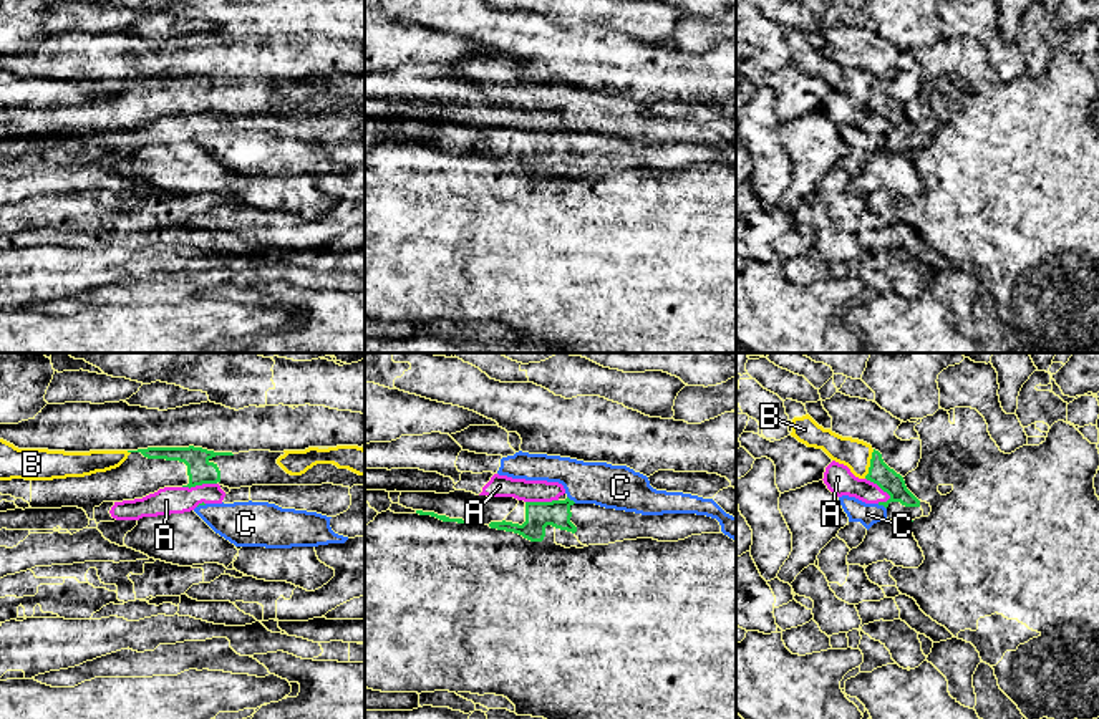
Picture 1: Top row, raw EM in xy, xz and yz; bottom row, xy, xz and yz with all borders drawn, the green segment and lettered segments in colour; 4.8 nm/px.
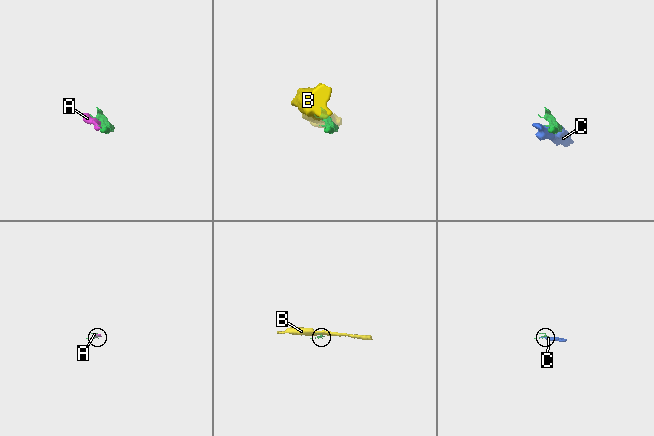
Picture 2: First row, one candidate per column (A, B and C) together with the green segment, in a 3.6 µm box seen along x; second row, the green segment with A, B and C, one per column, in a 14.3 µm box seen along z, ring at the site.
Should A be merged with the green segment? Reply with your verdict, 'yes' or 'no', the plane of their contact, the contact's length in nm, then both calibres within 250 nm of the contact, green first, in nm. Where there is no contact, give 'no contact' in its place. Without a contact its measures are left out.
no; meets green in yz; contact 160 nm long; 110 nm thick on the green side, 140 nm on the other

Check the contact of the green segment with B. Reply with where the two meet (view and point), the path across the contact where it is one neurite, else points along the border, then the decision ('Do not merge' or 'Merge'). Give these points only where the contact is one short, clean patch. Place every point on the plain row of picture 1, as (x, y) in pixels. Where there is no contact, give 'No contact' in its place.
Touches green at yz (871, 93). Boundary: yz (874, 78), (869, 88), (869, 101), (864, 106). Do not merge

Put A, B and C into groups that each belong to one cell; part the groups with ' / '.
A / B / C

